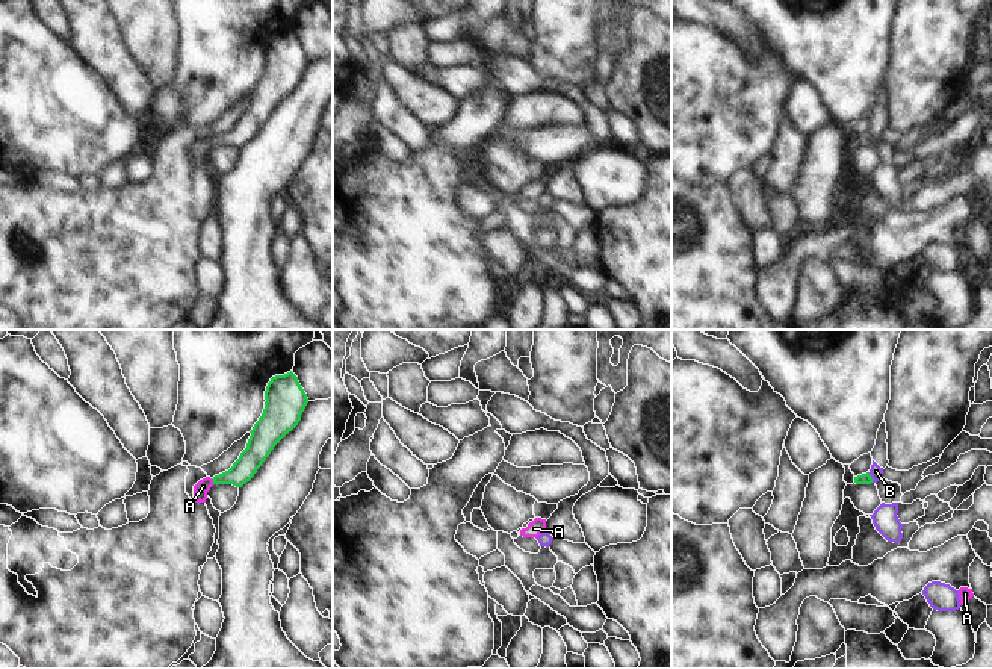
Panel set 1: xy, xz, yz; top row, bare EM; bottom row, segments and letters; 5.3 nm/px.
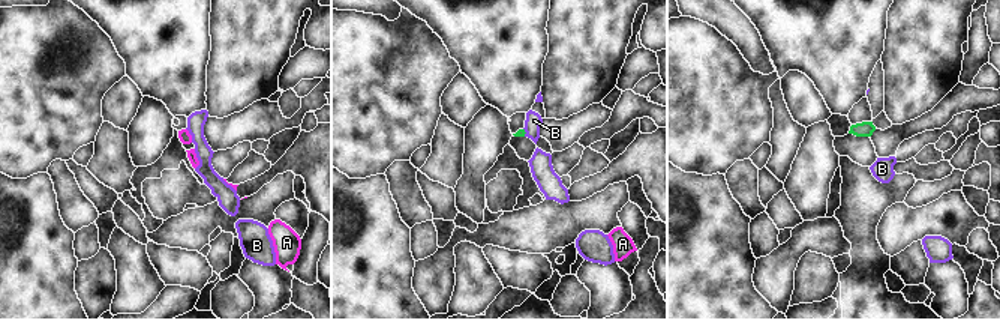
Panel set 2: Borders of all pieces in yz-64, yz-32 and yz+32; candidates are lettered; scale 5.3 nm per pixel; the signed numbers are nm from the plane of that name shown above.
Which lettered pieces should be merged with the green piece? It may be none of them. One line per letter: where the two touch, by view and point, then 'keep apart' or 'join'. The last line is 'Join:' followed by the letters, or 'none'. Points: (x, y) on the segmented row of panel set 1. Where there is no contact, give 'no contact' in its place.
A: meets green in xy at (213, 482); join
B: meets green in yz at (870, 477); keep apart
Join: A

